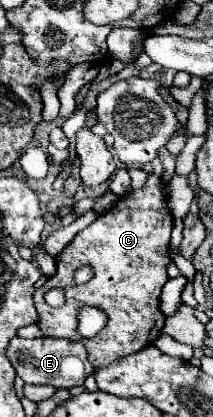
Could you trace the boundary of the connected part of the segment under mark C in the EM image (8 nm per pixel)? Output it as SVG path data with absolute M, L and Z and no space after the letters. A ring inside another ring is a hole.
M148 174L144 188L120 196L118 202L102 212L94 224L78 232L70 246L66 246L56 258L56 274L34 292L34 304L38 310L36 324L40 326L42 336L80 340L76 332L76 312L82 304L90 304L104 308L108 316L108 324L94 338L84 340L88 362L94 368L150 346L160 336L166 320L160 312L160 290L168 280L166 264L170 264L168 246L174 228L172 222L174 218L168 206L166 184L160 176ZM82 264L92 264L96 274L86 284L74 284L72 274ZM56 286L66 294L66 302L60 308L52 308L44 302L44 292Z

